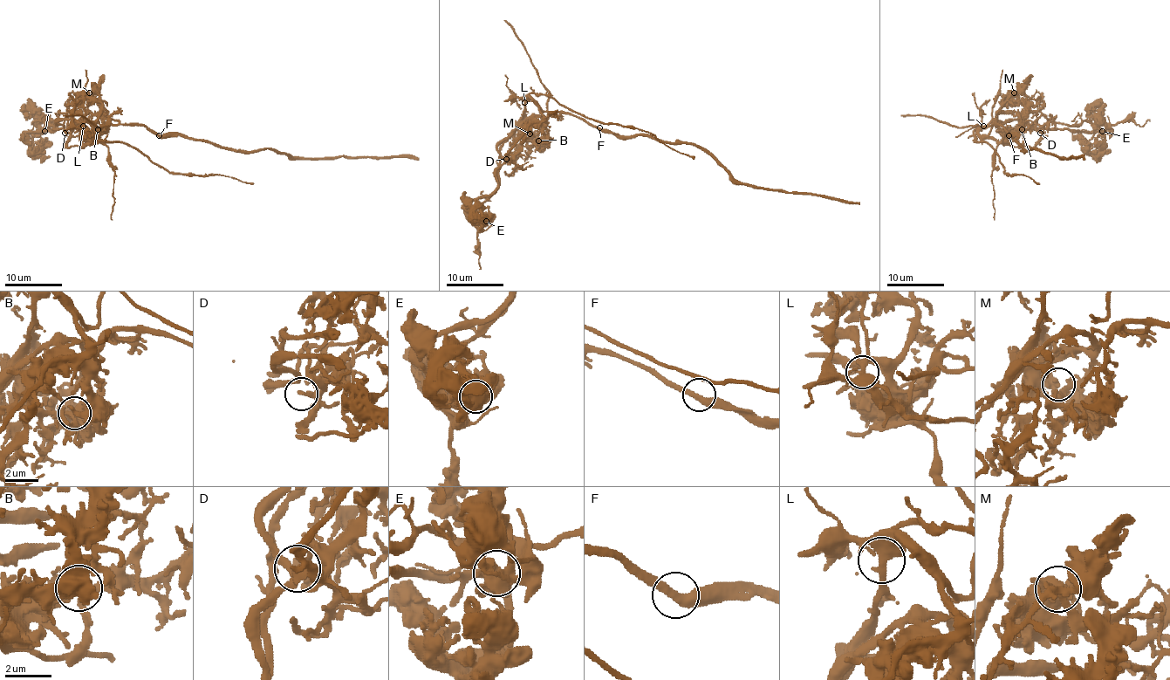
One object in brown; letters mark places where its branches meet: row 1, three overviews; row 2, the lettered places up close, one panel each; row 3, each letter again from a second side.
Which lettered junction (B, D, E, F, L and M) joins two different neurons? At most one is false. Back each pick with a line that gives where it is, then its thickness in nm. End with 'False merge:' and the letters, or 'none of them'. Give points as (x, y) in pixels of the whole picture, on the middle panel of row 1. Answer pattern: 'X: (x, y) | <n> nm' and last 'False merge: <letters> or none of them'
E: (486, 221) | 280 nm
False merge: E

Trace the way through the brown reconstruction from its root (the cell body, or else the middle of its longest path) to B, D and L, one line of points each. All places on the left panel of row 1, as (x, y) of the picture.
B: (157, 133), (143, 126), (127, 124), (109, 124), (105, 129), (98, 129)
D: (157, 133), (143, 126), (127, 124), (109, 124), (100, 133), (85, 133), (75, 128), (64, 133)
L: (157, 133), (143, 126), (107, 122), (98, 135), (93, 135), (83, 126)

